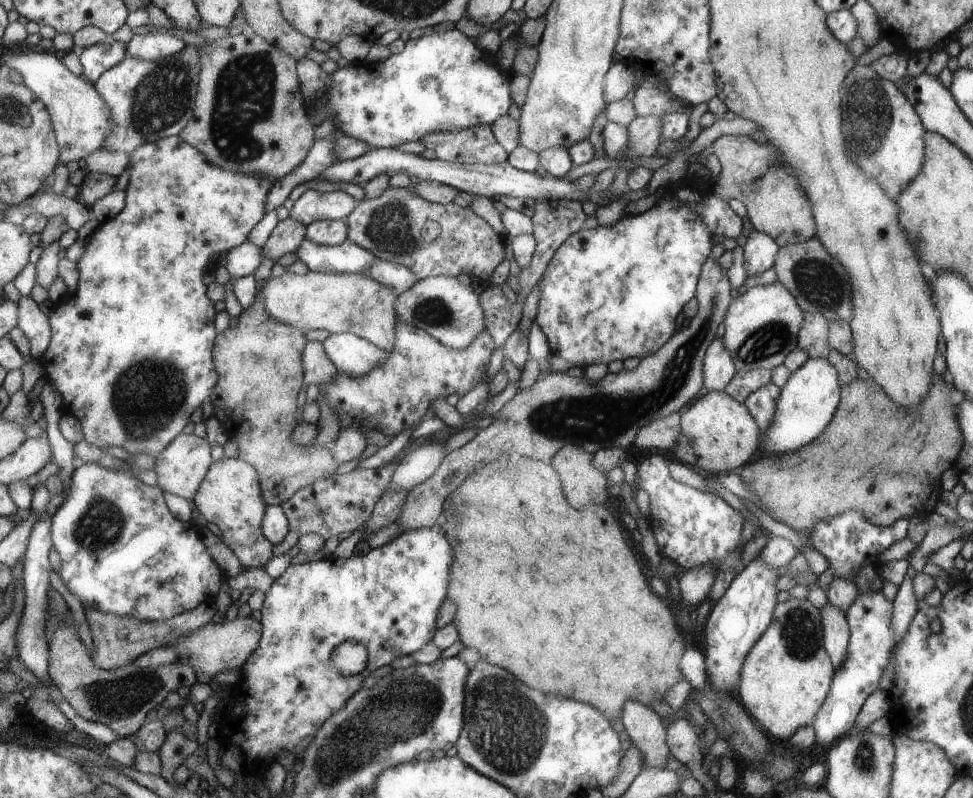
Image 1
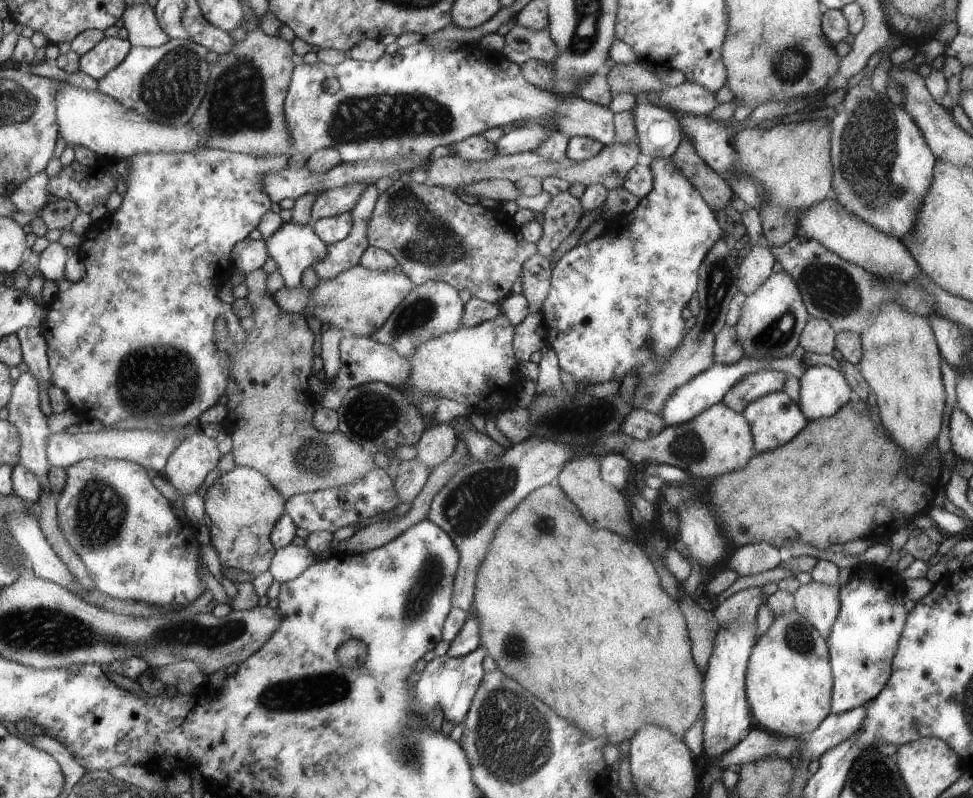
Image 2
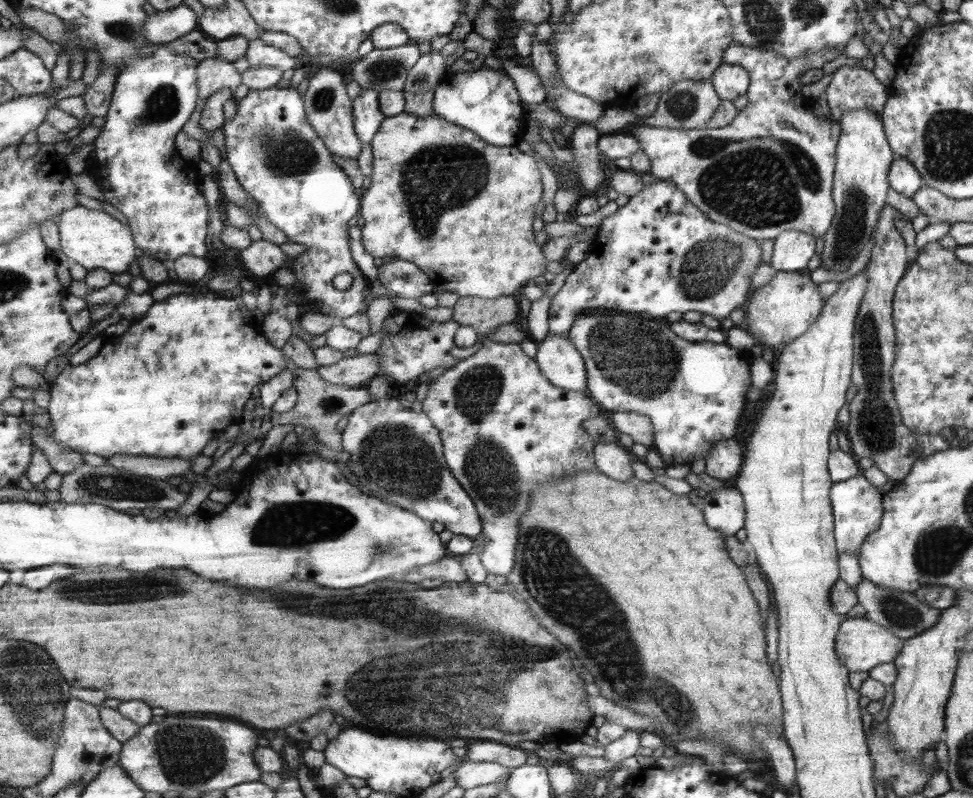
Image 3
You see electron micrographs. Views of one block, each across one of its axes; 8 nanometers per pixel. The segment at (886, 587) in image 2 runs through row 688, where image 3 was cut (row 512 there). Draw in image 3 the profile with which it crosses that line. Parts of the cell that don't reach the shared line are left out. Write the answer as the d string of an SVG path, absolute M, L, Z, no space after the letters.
M862 473L852 478L834 482L830 490L831 507L834 509L835 540L839 552L846 551L856 555L864 539L874 532L883 516L882 494Z

